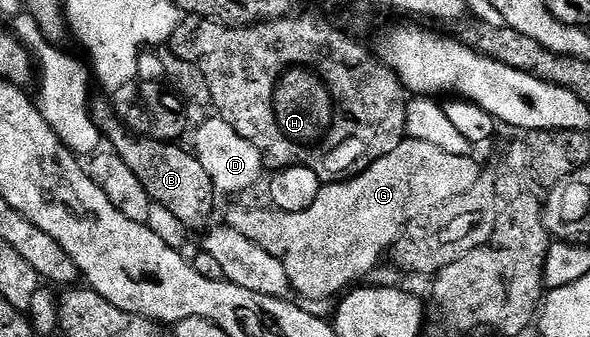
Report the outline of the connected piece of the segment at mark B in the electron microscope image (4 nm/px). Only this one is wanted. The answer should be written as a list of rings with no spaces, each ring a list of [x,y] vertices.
[[[93,102],[90,114],[99,129],[101,136],[110,142],[111,150],[134,169],[134,177],[142,181],[146,193],[153,203],[165,206],[173,213],[174,217],[194,233],[212,215],[212,206],[216,203],[218,192],[210,181],[210,173],[202,169],[202,161],[198,161],[191,150],[183,151],[176,147],[175,142],[161,141],[155,137],[141,137],[133,135],[123,123],[120,122],[119,114],[108,103]]]

